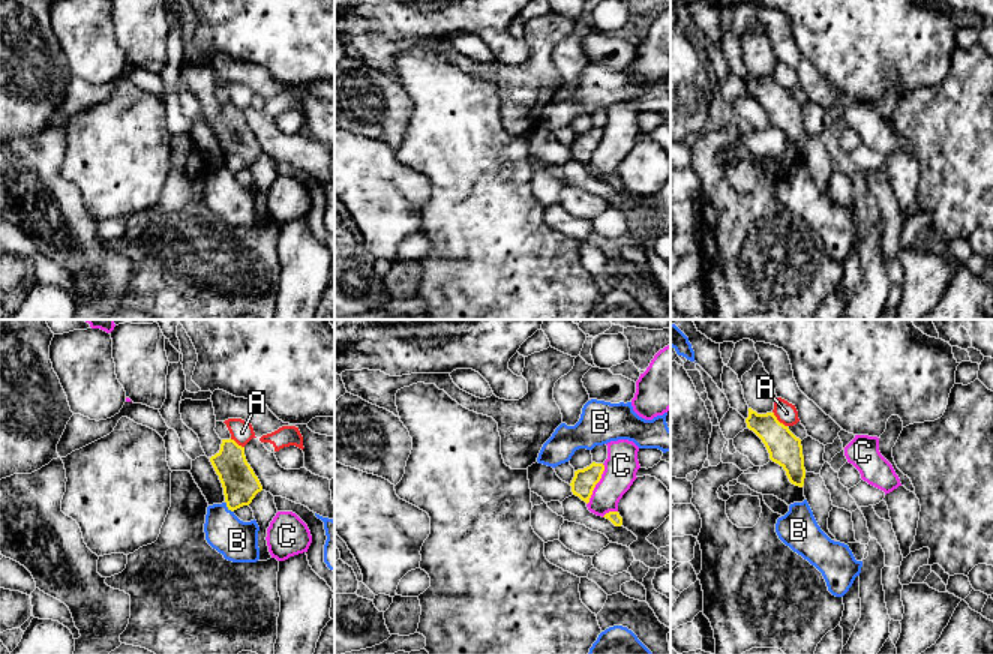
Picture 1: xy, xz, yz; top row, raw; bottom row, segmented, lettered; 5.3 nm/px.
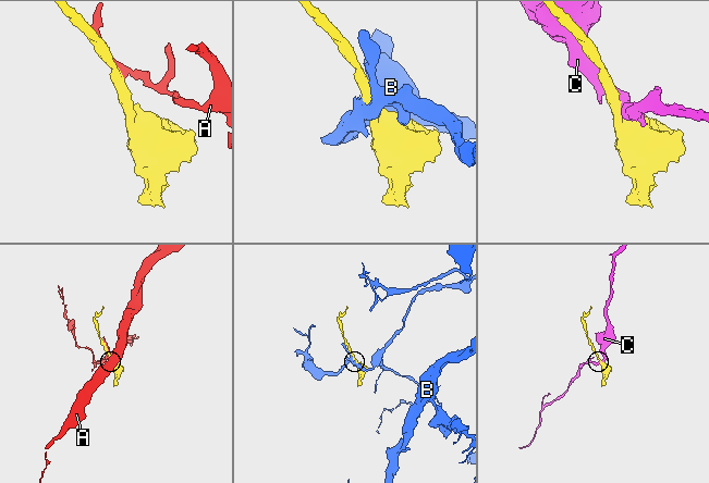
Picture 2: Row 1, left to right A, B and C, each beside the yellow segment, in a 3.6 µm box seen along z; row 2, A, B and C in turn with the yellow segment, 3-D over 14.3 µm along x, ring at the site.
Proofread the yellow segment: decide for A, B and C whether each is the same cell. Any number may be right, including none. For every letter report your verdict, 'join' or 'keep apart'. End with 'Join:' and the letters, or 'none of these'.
A: keep apart
B: keep apart
C: keep apart
Join: none of these

